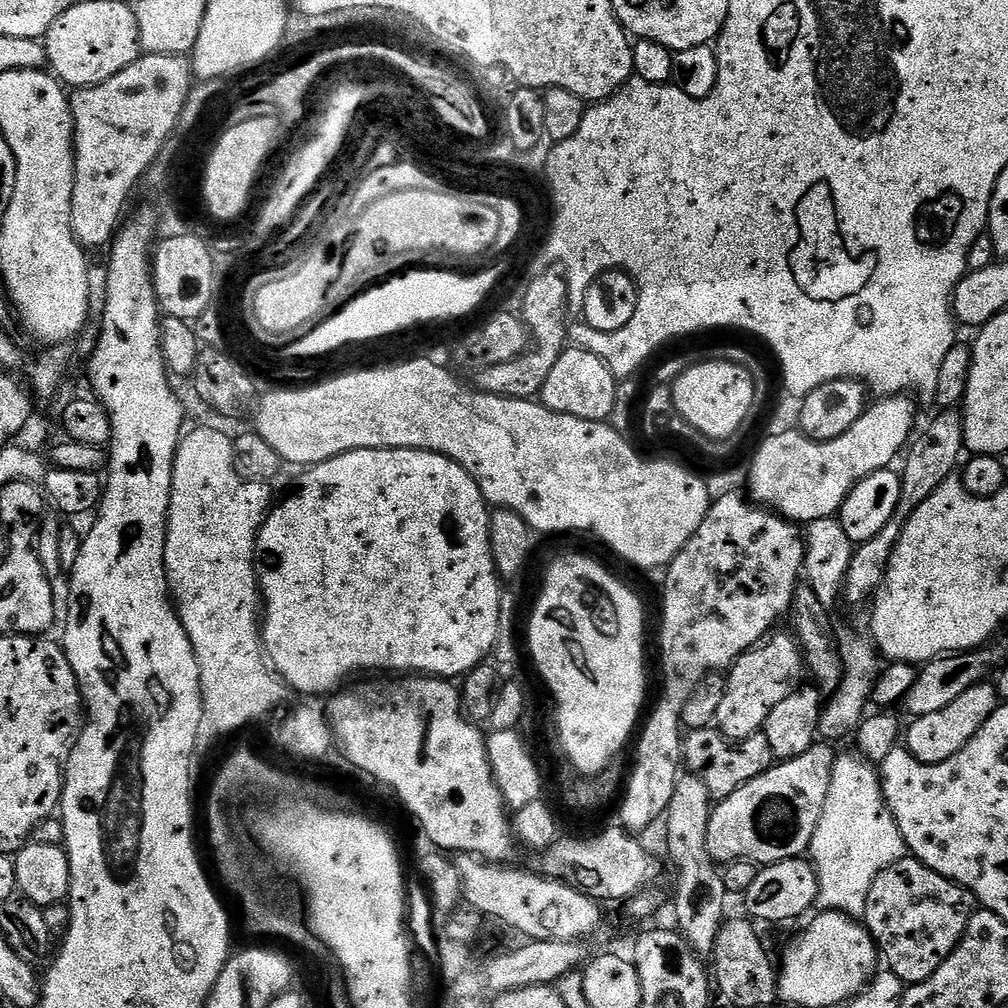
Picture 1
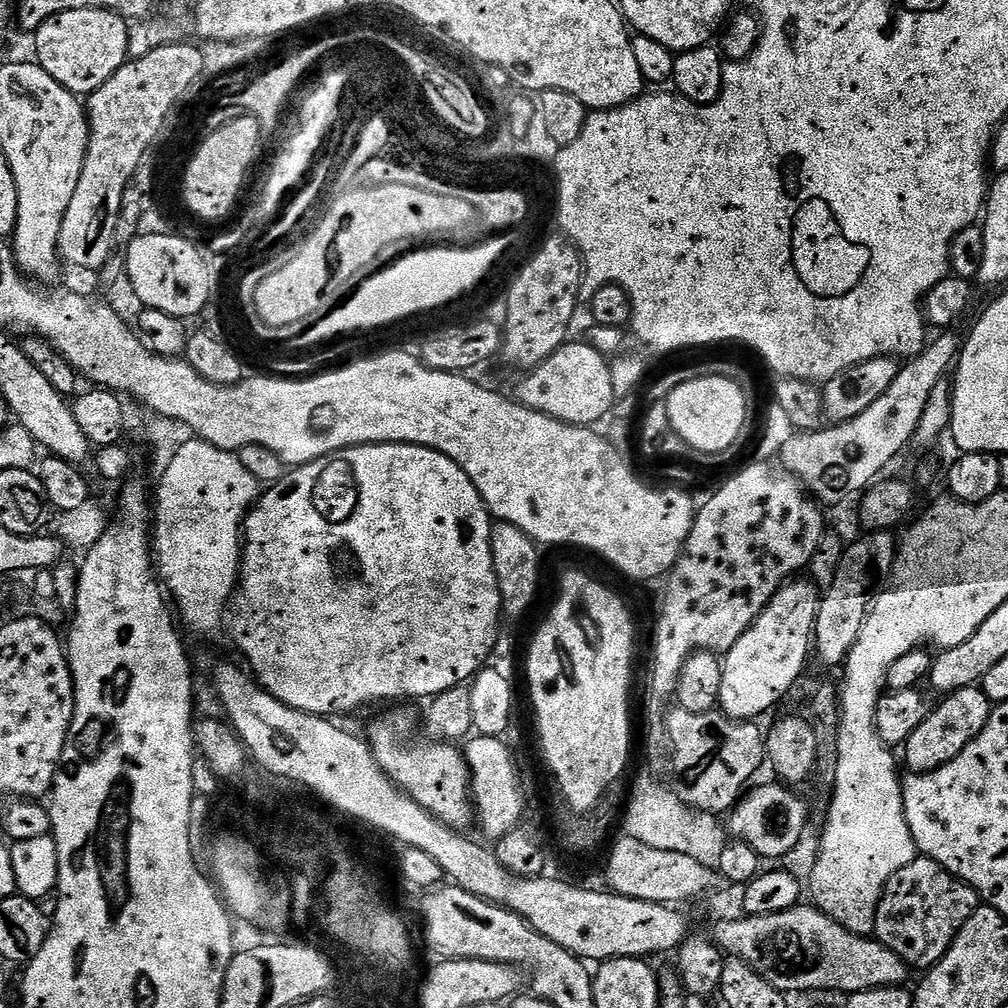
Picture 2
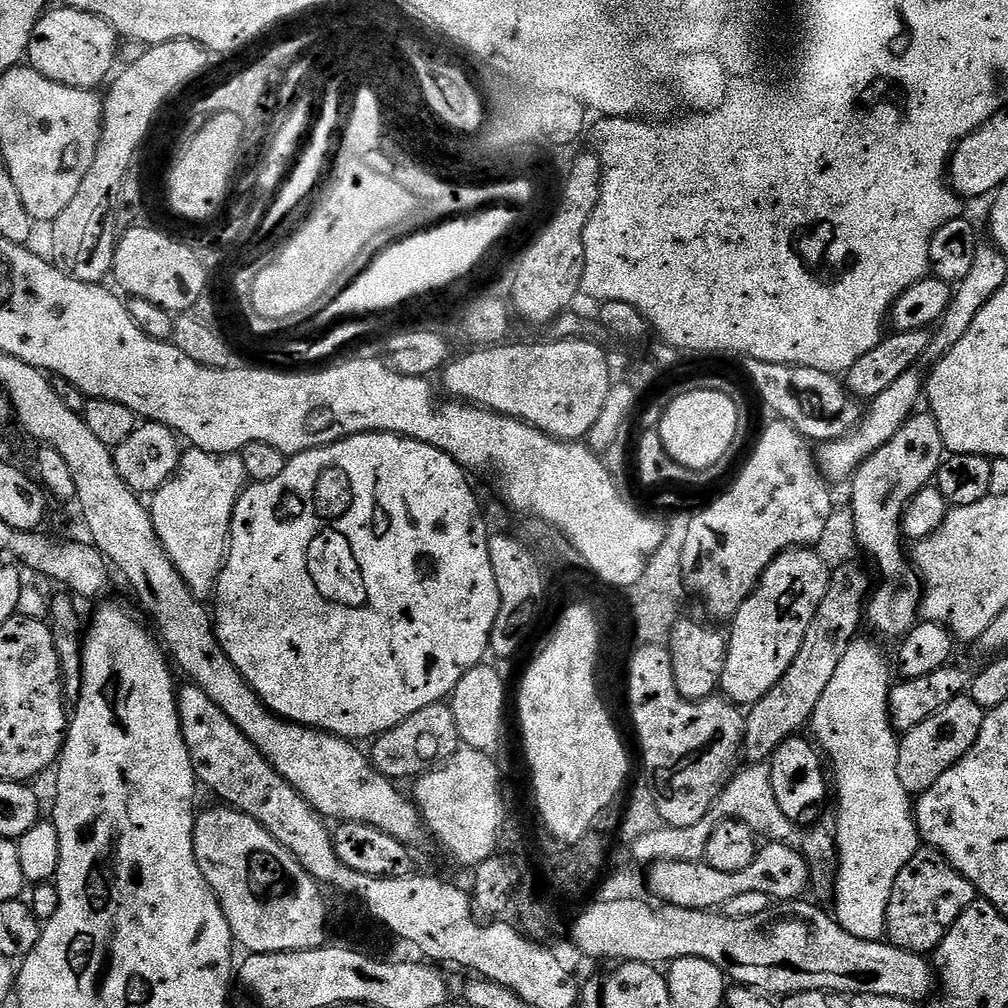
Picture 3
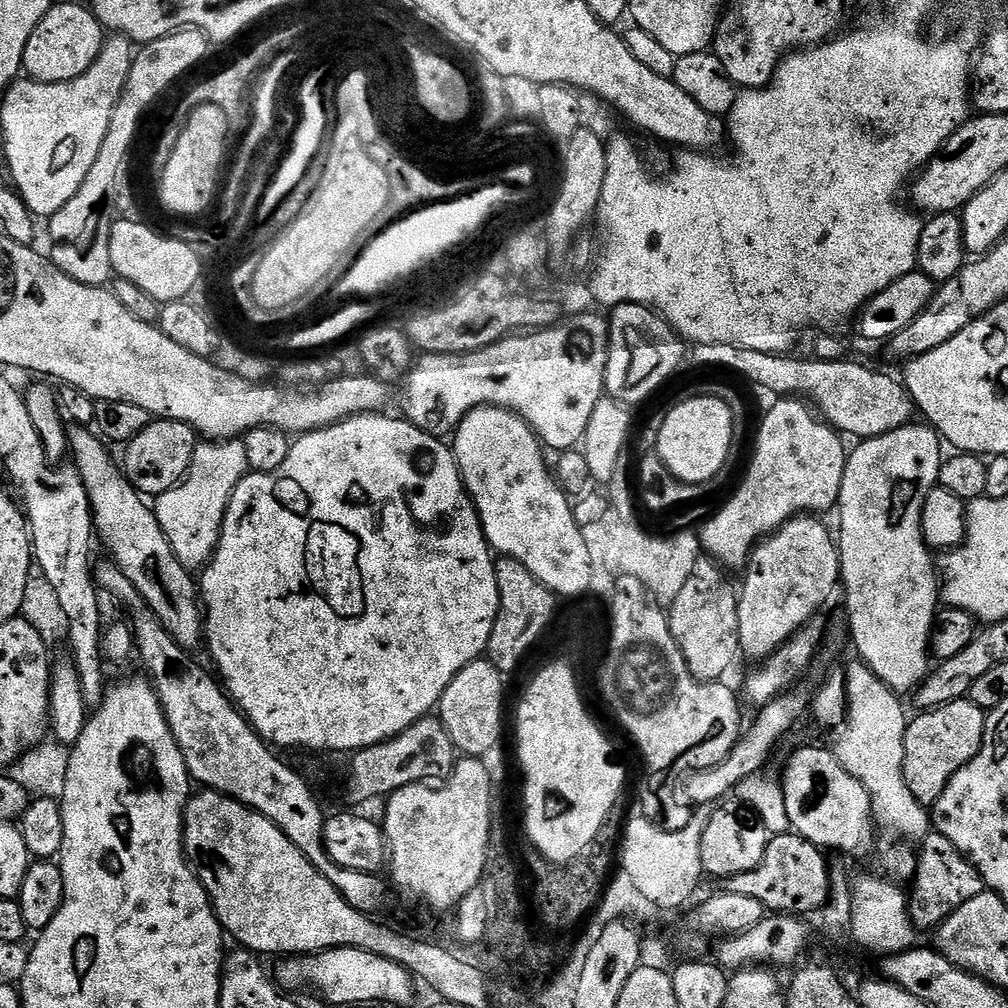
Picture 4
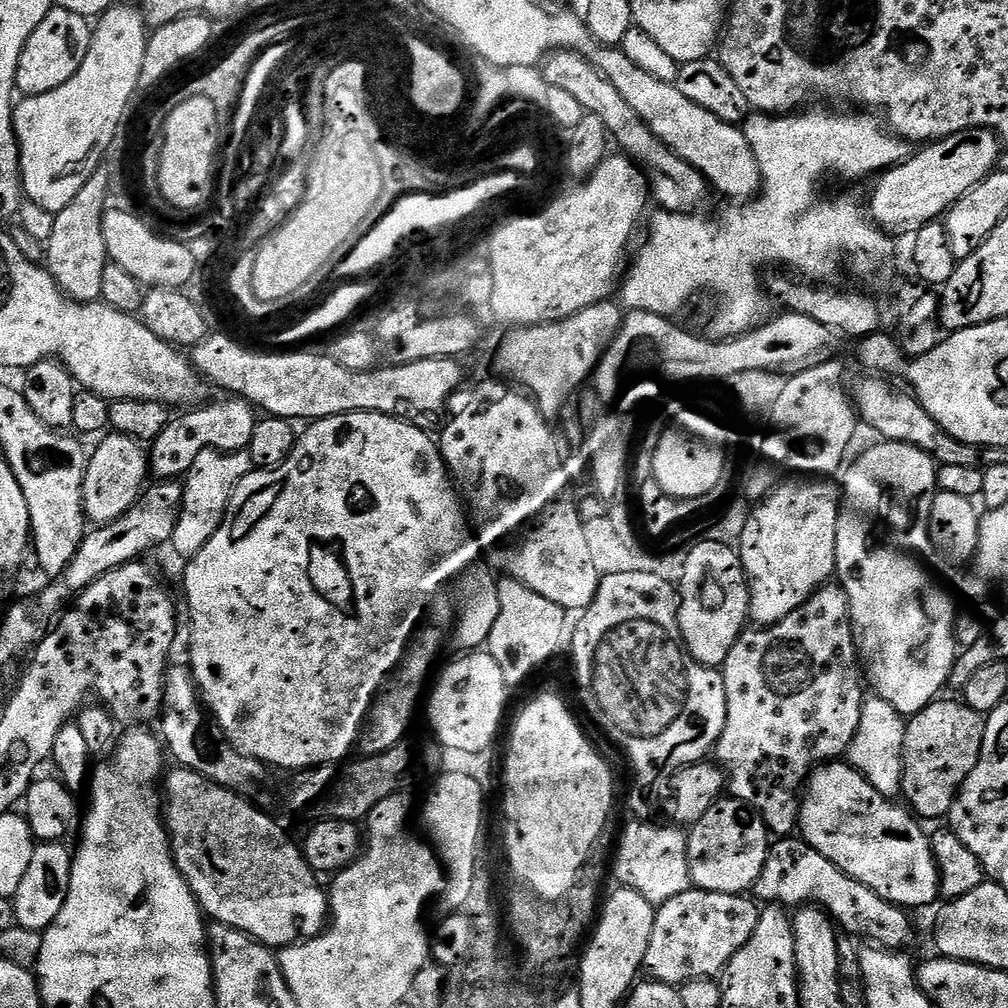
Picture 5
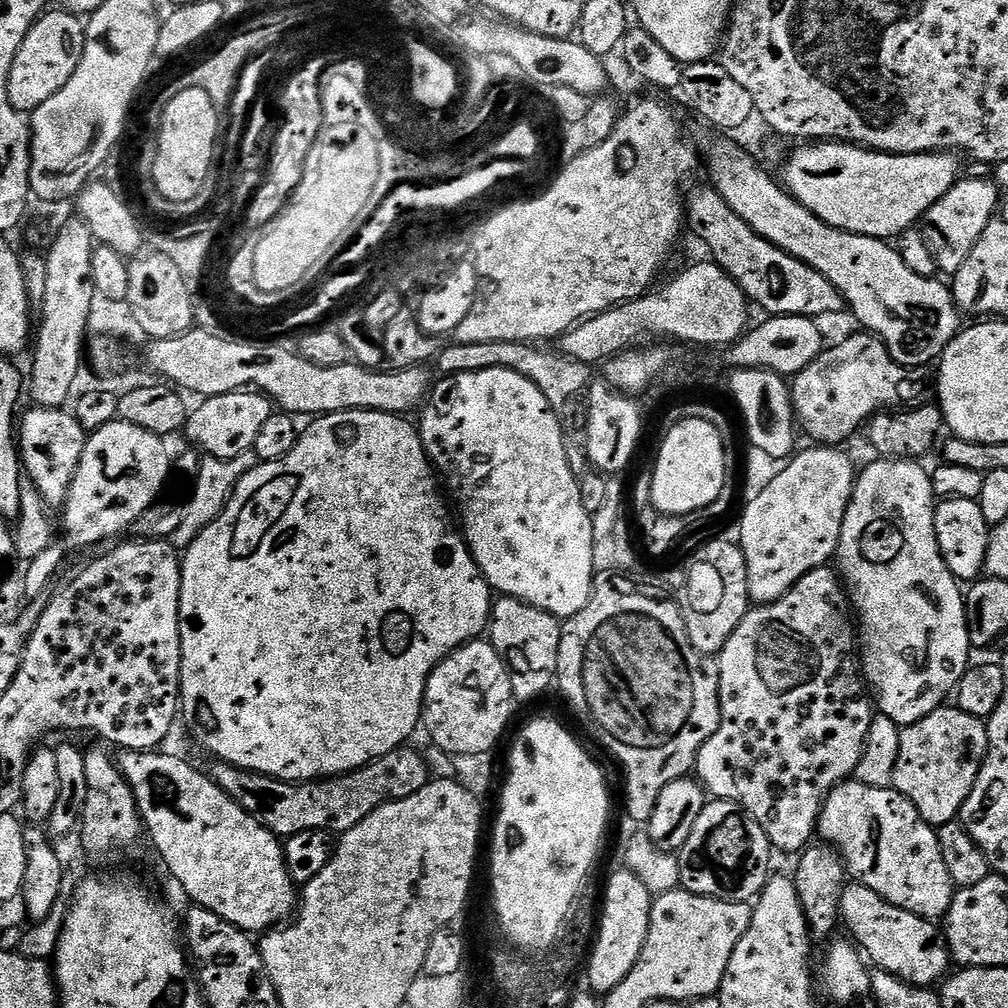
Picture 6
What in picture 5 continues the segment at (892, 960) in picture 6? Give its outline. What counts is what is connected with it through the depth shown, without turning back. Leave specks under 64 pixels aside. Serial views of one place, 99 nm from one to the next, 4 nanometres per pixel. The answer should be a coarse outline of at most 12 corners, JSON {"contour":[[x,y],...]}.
{"contour":[[802,838],[769,847],[754,896],[827,911],[849,937],[908,950],[905,909]]}

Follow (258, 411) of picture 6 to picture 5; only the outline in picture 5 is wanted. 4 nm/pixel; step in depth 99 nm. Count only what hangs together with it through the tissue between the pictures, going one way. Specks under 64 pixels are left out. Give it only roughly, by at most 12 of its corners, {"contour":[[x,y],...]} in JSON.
{"contour":[[243,398],[173,415],[150,441],[157,481],[179,481],[207,448],[247,449],[258,419]]}

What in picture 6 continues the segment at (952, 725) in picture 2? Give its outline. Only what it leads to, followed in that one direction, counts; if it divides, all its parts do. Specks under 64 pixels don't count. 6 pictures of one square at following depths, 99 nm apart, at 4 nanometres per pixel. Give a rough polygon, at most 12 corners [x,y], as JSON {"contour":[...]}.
{"contour":[[955,706],[900,733],[892,787],[933,828],[957,819],[988,726]]}

